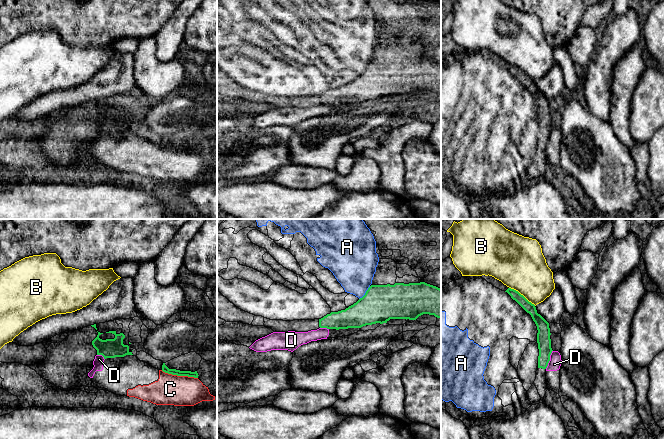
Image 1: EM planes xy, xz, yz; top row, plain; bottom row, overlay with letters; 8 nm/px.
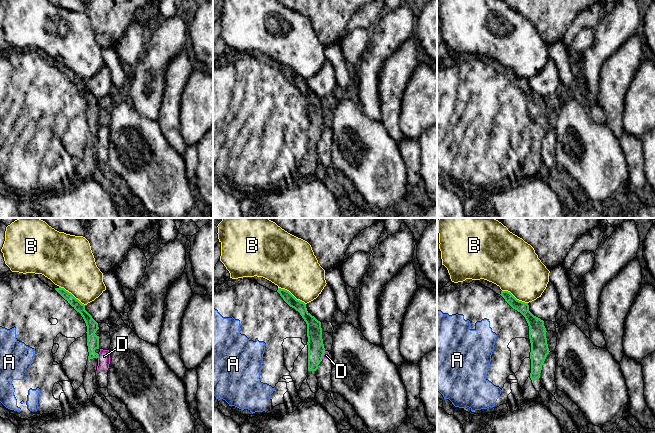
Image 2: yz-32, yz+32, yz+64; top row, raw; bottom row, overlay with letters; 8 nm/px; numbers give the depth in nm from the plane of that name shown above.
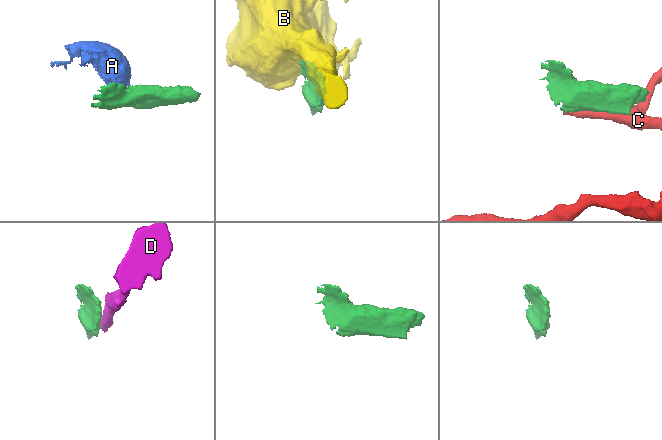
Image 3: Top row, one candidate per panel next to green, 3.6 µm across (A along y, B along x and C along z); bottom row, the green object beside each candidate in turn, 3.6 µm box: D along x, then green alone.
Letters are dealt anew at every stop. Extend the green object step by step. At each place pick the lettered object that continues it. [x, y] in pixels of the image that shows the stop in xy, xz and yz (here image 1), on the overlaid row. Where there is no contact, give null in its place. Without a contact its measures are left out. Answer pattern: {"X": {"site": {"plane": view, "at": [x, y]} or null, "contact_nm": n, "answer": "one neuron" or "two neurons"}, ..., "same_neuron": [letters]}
{"A": {"site": {"plane": "xz", "at": [365, 293]}, "contact_nm": 140, "answer": "one neuron"}, "B": {"site": {"plane": "yz", "at": [522, 295]}, "contact_nm": 260, "answer": "two neurons"}, "C": {"site": {"plane": "xy", "at": [179, 375]}, "contact_nm": 300, "answer": "two neurons"}, "D": {"site": {"plane": "yz", "at": [549, 359]}, "contact_nm": 160, "answer": "two neurons"}, "same_neuron": ["A"]}

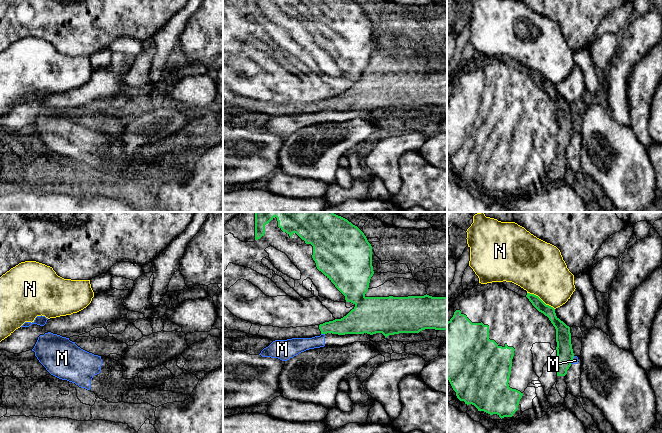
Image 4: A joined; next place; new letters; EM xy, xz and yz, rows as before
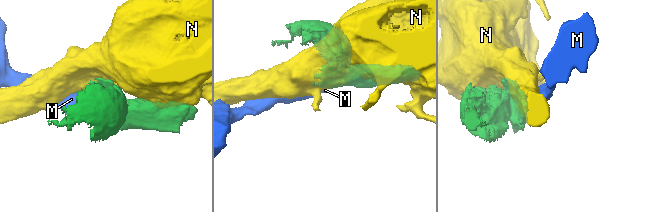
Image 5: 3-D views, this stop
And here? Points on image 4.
{"M": {"site": {"plane": "xz", "at": [323, 333]}, "contact_nm": 30, "answer": "two neurons"}, "N": {"site": {"plane": "yz", "at": [540, 299]}, "contact_nm": 260, "answer": "two neurons"}, "same_neuron": []}

